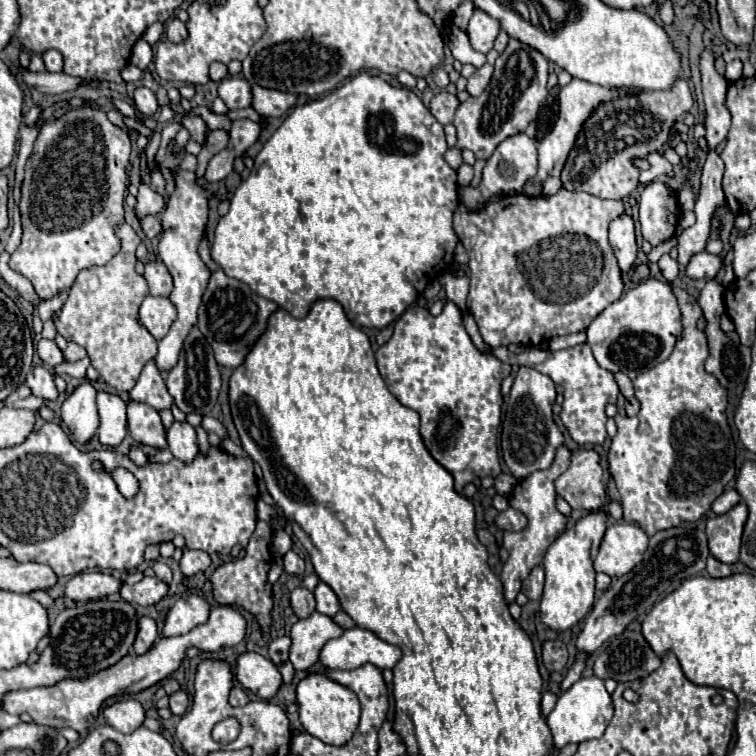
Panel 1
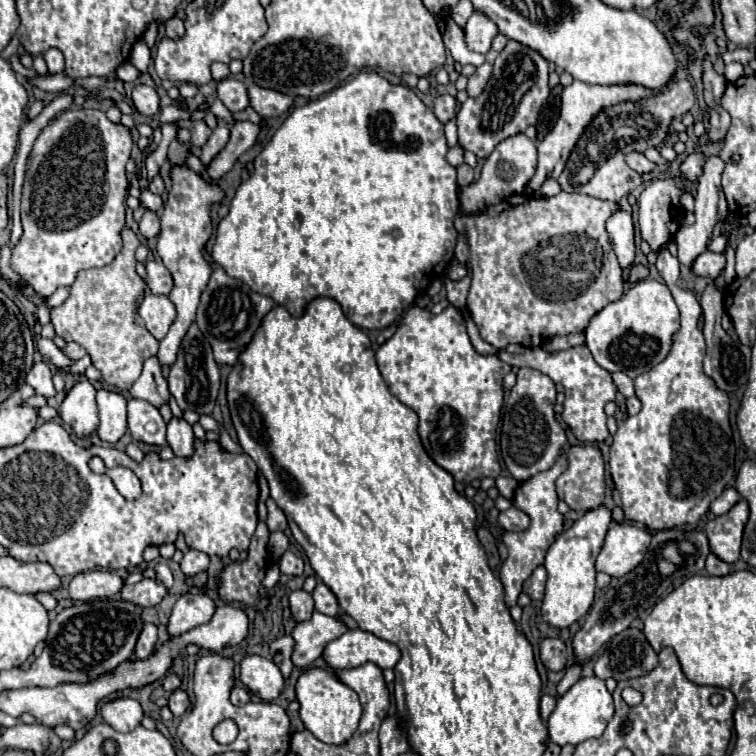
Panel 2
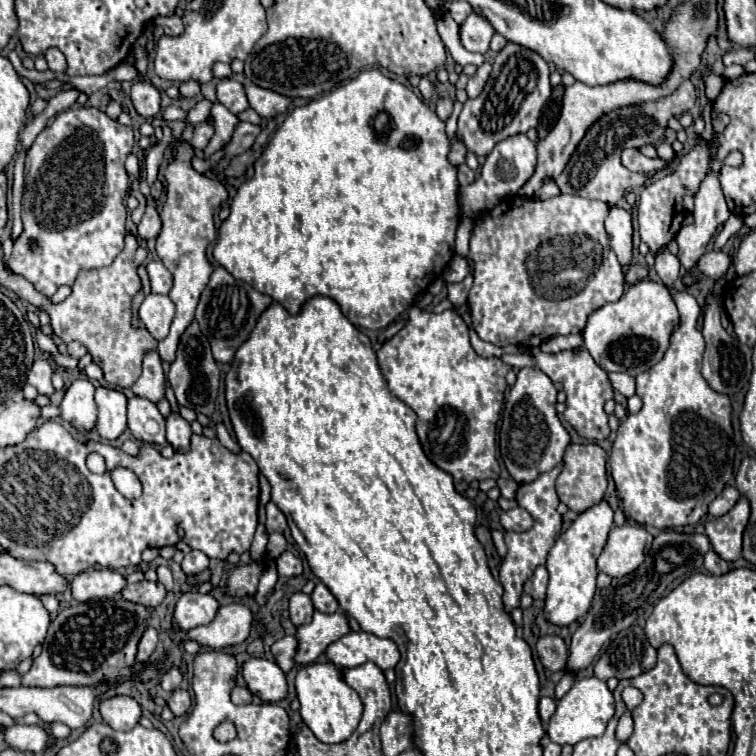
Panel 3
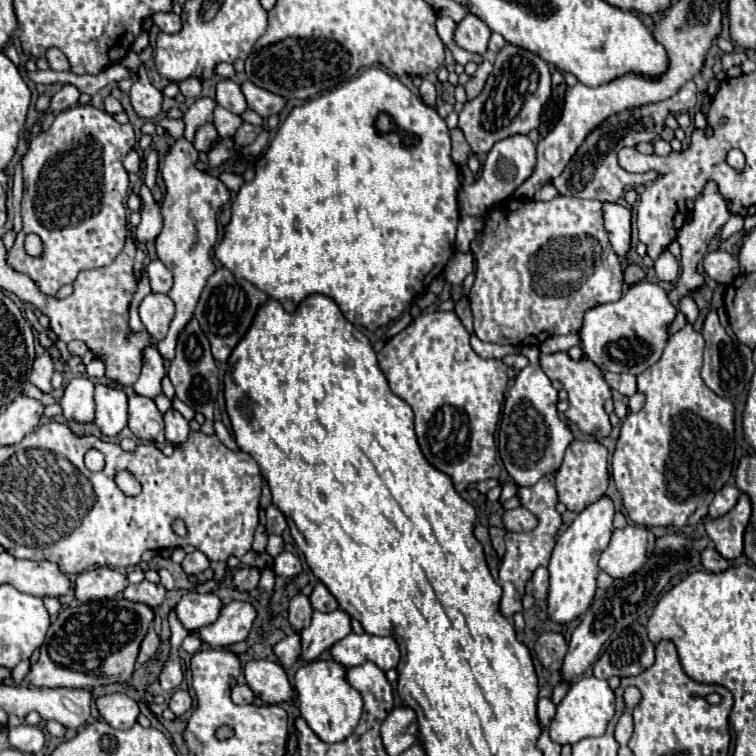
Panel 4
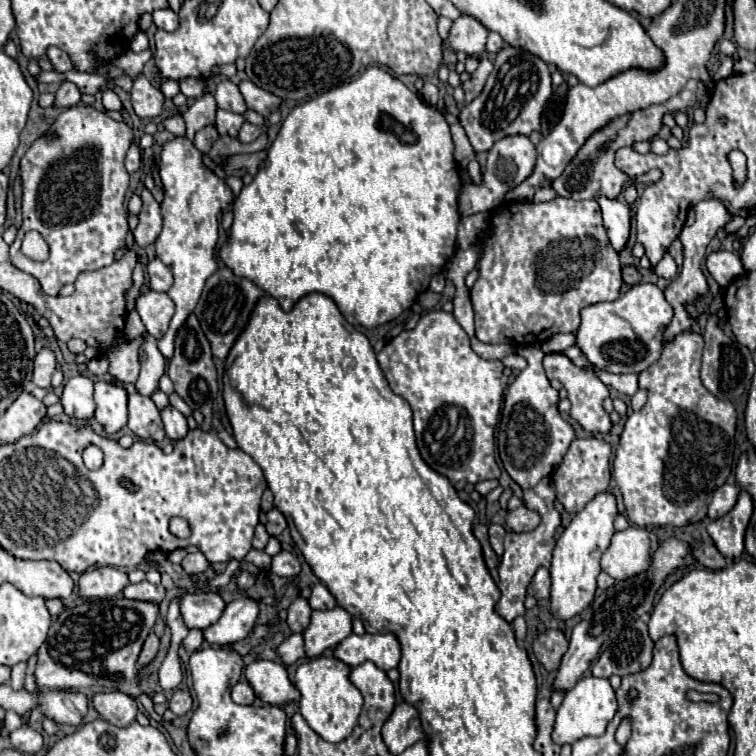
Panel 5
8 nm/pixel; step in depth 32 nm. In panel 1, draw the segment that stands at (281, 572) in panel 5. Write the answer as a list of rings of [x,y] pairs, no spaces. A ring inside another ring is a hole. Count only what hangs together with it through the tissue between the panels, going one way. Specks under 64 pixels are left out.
[[[288,552],[286,556],[284,556],[284,568],[286,568],[286,572],[290,572],[290,574],[304,574],[304,560],[296,554],[296,552]]]

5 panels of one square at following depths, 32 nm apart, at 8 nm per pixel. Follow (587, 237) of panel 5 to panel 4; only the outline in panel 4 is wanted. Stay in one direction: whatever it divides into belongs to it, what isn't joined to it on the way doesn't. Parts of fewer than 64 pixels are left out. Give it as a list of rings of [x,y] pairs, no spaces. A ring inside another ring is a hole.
[[[556,196],[548,202],[508,198],[486,216],[484,228],[470,242],[470,252],[476,264],[476,280],[468,300],[474,316],[474,332],[482,342],[540,346],[556,334],[578,334],[586,310],[616,302],[622,296],[622,264],[608,242],[600,200],[572,196]]]

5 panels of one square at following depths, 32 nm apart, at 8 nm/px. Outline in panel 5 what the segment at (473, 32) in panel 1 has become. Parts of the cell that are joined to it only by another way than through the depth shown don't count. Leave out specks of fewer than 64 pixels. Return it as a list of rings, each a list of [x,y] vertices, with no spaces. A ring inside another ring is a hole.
[[[462,16],[454,22],[450,38],[444,42],[444,48],[462,50],[468,54],[482,54],[486,50],[488,28],[474,16]]]

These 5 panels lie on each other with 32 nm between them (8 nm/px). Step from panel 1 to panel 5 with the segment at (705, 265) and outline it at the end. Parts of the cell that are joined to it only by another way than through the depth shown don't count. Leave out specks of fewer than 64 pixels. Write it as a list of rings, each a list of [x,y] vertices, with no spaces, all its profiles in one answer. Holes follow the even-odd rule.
[[[718,250],[718,252],[708,254],[706,270],[720,286],[728,286],[736,276],[744,274],[744,266],[740,264],[740,256],[734,252],[726,252],[726,250]]]

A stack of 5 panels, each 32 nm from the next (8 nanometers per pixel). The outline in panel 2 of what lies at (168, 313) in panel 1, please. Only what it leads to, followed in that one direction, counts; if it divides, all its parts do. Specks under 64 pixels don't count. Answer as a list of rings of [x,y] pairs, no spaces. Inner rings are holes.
[[[146,294],[146,298],[140,304],[138,314],[140,314],[140,320],[144,322],[144,326],[148,328],[148,332],[156,340],[162,340],[168,334],[168,328],[176,318],[176,310],[174,310],[174,304],[170,302],[170,298],[154,296],[154,294]]]

